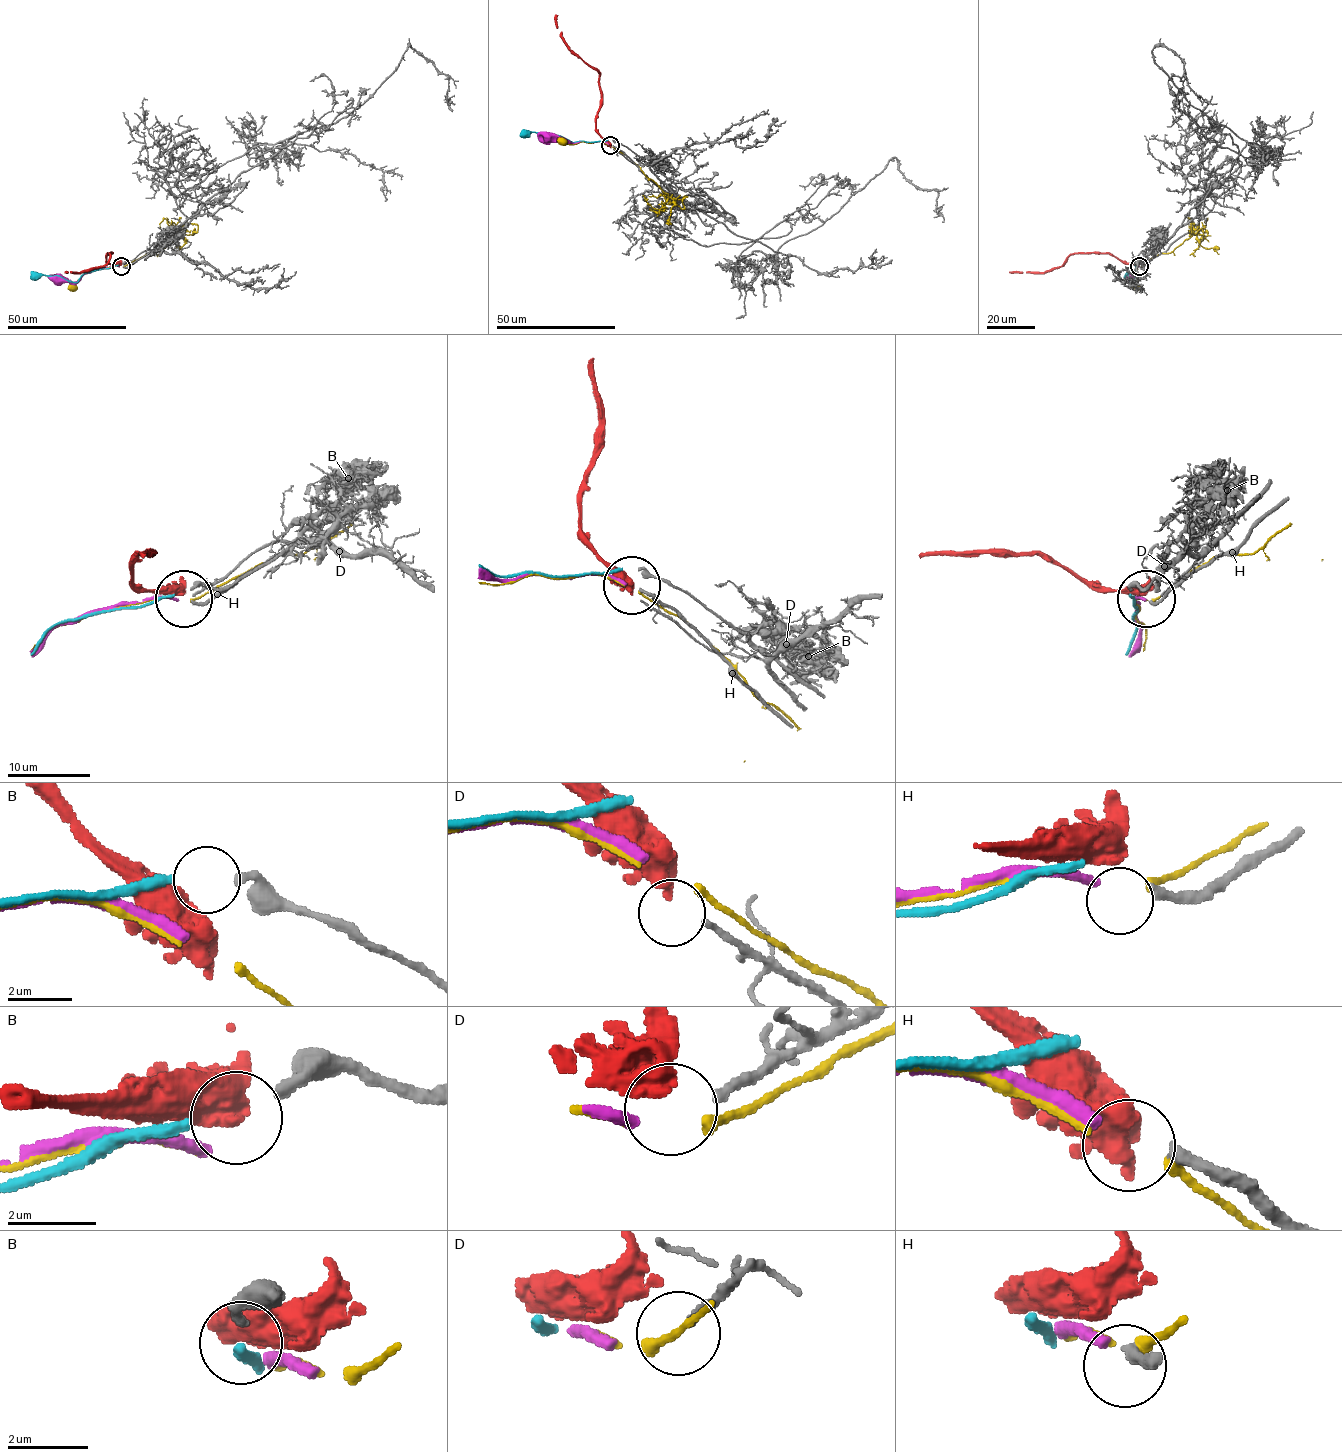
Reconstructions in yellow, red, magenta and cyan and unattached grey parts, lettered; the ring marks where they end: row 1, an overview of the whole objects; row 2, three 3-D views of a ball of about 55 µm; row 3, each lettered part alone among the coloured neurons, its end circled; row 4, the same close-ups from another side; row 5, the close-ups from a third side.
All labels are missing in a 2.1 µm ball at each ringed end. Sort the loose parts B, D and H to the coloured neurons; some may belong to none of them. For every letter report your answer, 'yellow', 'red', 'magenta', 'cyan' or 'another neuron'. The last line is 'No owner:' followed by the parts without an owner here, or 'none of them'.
B: cyan
D: another neuron
H: magenta
No owner: D

